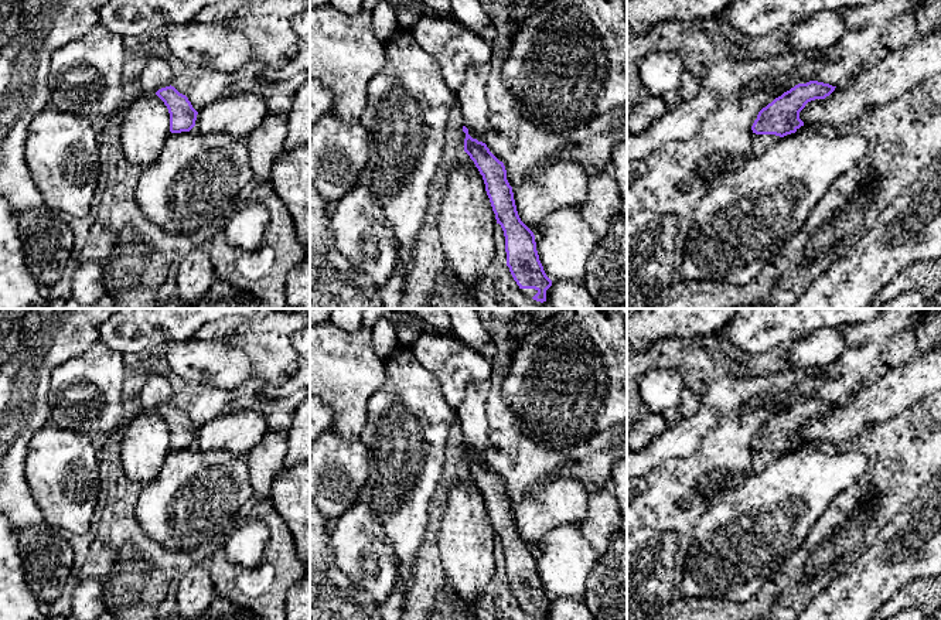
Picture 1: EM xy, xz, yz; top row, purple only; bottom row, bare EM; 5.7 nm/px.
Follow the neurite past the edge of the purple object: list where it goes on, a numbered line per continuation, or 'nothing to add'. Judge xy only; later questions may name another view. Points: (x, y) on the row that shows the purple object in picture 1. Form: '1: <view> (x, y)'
nothing to add

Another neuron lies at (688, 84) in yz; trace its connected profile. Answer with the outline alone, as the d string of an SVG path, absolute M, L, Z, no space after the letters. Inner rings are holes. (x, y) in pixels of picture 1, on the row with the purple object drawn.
M691 69L683 72L683 75L679 79L679 88L676 91L682 102L691 102L693 98L699 95L698 81L698 72Z

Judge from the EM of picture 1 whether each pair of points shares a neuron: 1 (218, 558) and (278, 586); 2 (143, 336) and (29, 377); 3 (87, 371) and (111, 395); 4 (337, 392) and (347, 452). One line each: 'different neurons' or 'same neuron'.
1: same neuron
2: different neurons
3: same neuron
4: different neurons

